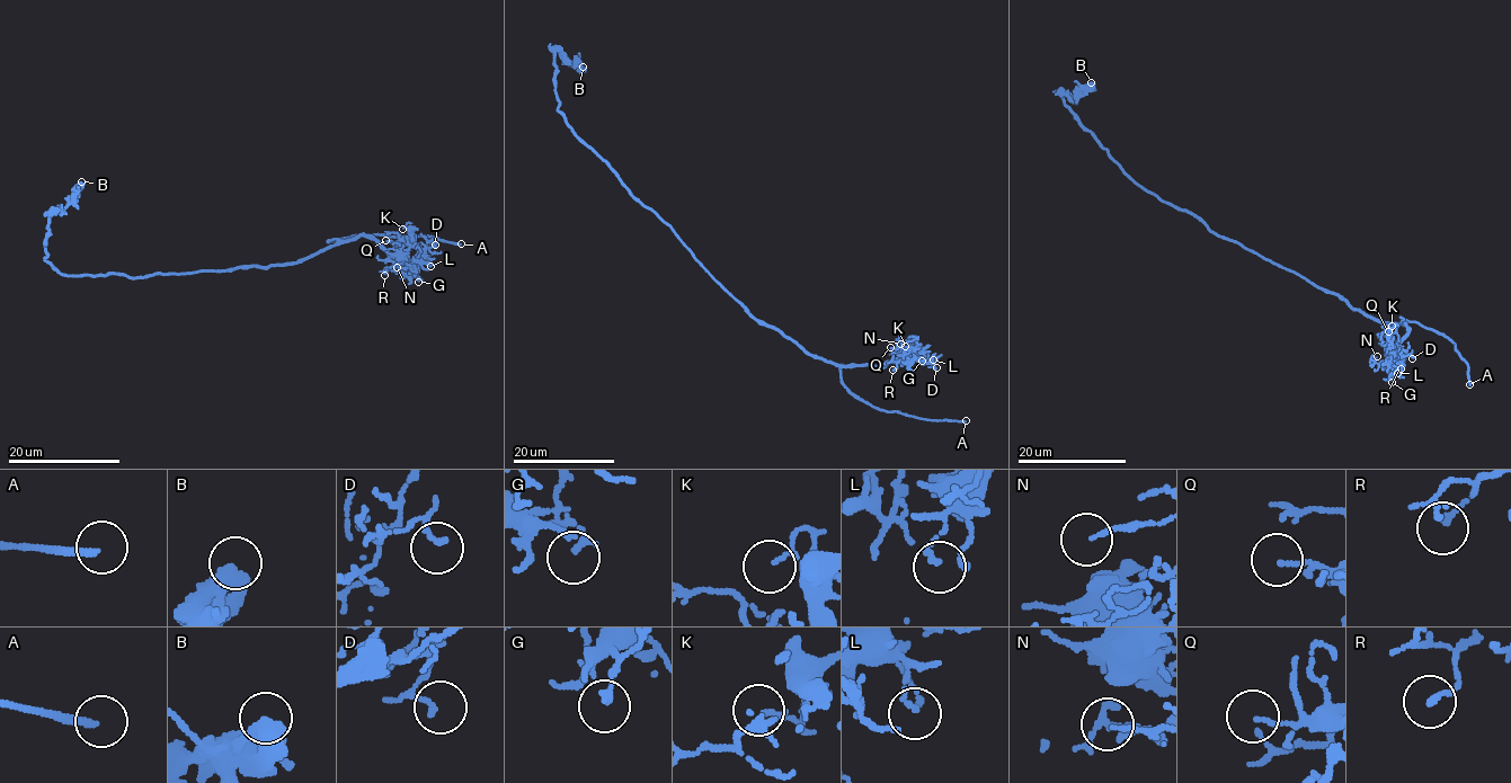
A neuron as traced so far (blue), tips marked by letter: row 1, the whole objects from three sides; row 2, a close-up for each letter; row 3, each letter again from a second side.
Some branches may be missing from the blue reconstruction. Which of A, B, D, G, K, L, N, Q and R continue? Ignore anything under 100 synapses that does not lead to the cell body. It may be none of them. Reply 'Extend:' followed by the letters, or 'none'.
Extend: A

